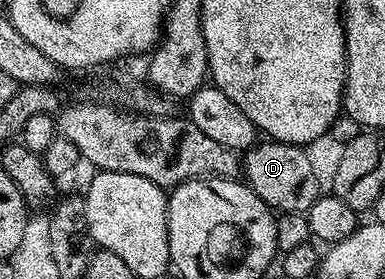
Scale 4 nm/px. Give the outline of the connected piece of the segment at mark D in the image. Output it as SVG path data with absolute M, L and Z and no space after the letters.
M261 139L244 150L243 177L255 195L259 195L259 199L263 199L263 203L267 203L278 214L308 214L309 208L323 193L323 187L315 179L304 148L282 141Z

